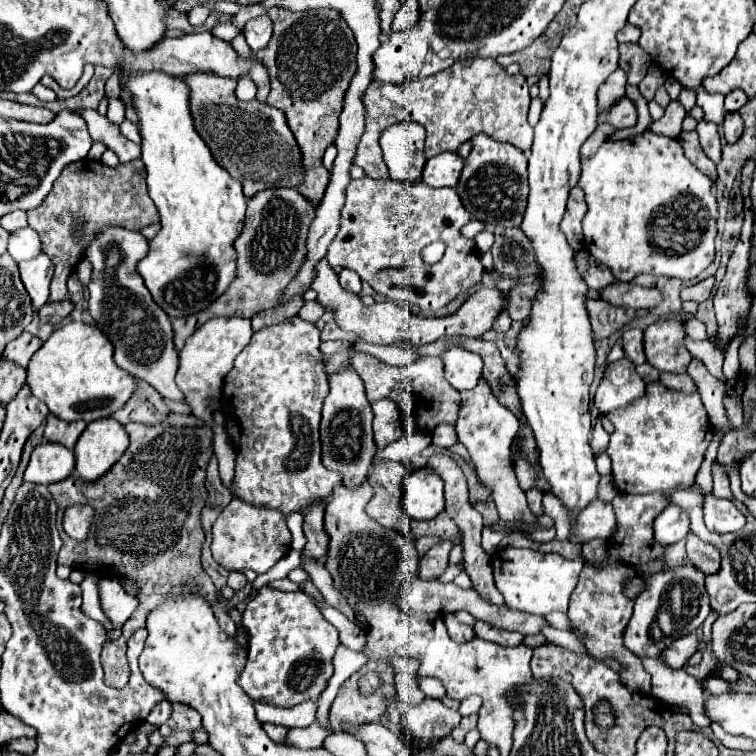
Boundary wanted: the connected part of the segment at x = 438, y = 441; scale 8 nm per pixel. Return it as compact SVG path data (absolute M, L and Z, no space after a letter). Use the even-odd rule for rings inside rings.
M440 425L440 427L434 429L432 441L434 441L434 445L438 445L438 447L442 447L442 449L450 449L450 447L454 447L454 445L458 443L458 437L456 437L454 427L450 427L450 425Z

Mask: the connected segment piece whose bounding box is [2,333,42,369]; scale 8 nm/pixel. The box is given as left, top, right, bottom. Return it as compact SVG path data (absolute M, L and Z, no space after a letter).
M22 333L18 339L14 339L12 343L6 345L6 351L2 353L2 357L6 357L8 361L26 369L26 363L40 349L40 345L42 345L42 341L38 337L34 337L30 333Z

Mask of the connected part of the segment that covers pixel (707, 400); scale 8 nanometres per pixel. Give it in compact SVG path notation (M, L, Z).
M692 357L690 361L690 367L686 371L696 389L698 389L698 395L708 411L708 417L710 417L710 423L716 427L716 425L728 425L728 419L726 419L726 411L724 411L724 405L722 405L722 397L726 393L726 383L724 381L718 381L716 377L712 377L708 373L708 369L704 367L704 363L696 357Z

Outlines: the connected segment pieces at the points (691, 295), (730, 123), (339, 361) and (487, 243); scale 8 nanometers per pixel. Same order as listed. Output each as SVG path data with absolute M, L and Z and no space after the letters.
M708 277L704 281L698 281L696 285L690 285L690 287L684 287L682 293L680 293L680 299L682 301L696 301L696 303L702 303L710 297L714 289L714 277Z
M726 113L726 119L724 119L724 139L726 143L736 143L742 135L742 129L744 129L744 121L740 117L740 113Z
M324 341L320 345L322 351L322 363L326 363L326 371L340 371L350 363L352 355L352 343L350 341Z
M488 225L484 231L475 236L476 249L478 249L478 251L483 253L491 249L495 239L493 233L494 227L493 225Z

